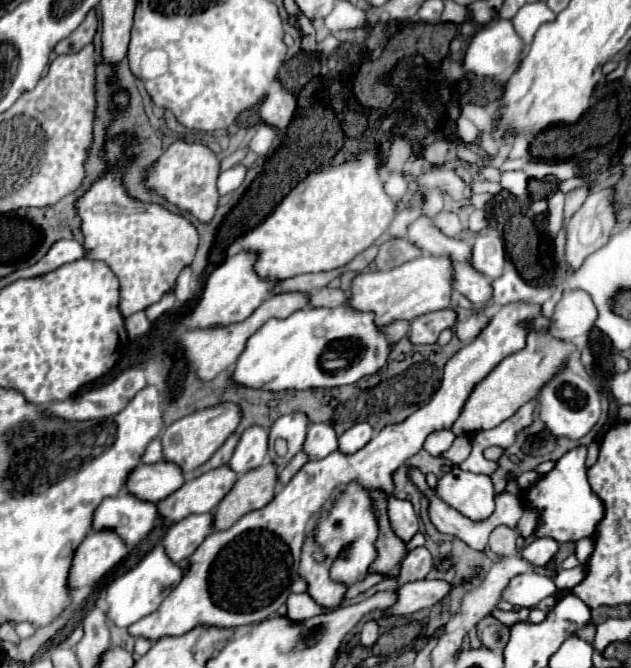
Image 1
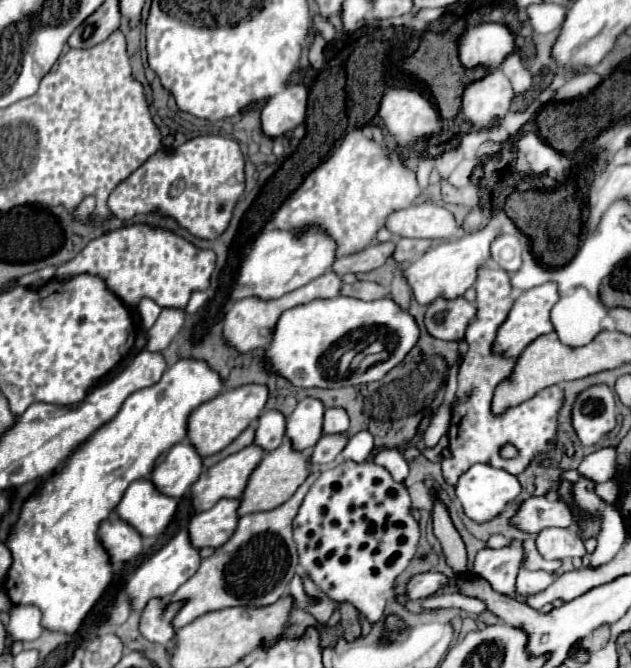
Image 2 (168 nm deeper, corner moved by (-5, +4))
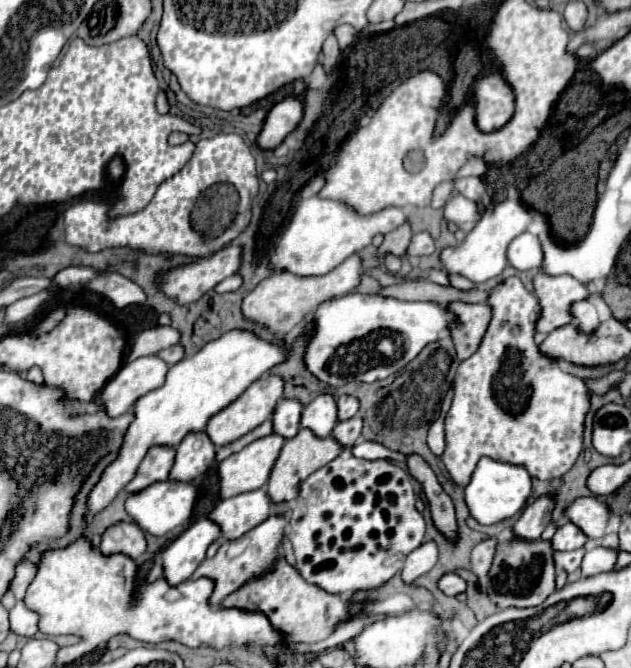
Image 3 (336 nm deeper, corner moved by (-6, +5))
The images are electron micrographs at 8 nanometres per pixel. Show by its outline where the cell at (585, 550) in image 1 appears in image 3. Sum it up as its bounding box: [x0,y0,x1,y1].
[552,522,586,550]

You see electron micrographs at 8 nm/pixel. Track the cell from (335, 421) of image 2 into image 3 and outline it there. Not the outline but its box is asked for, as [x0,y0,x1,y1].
[338,396,360,420]

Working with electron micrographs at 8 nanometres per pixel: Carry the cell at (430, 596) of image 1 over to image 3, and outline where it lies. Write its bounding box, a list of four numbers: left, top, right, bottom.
[514,496,556,540]

